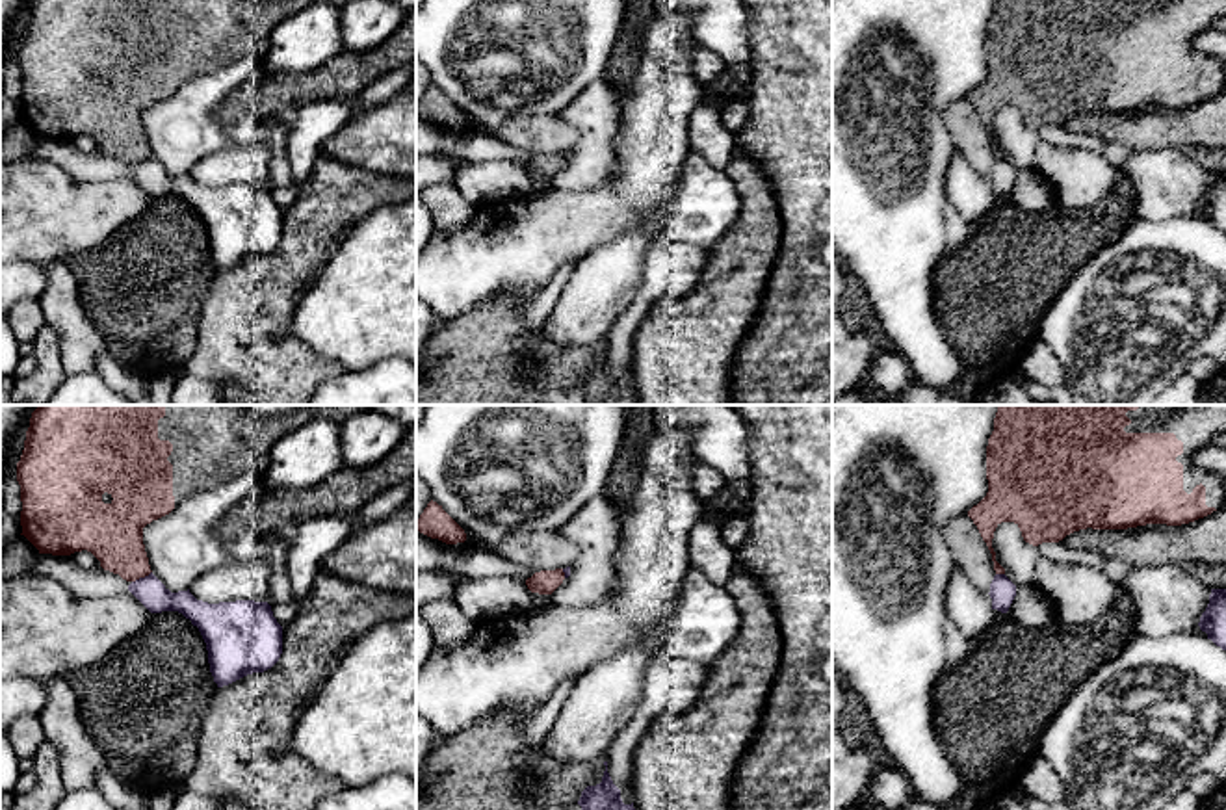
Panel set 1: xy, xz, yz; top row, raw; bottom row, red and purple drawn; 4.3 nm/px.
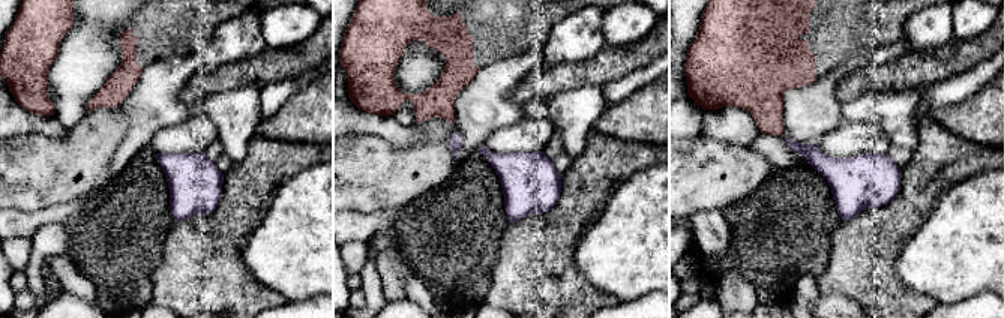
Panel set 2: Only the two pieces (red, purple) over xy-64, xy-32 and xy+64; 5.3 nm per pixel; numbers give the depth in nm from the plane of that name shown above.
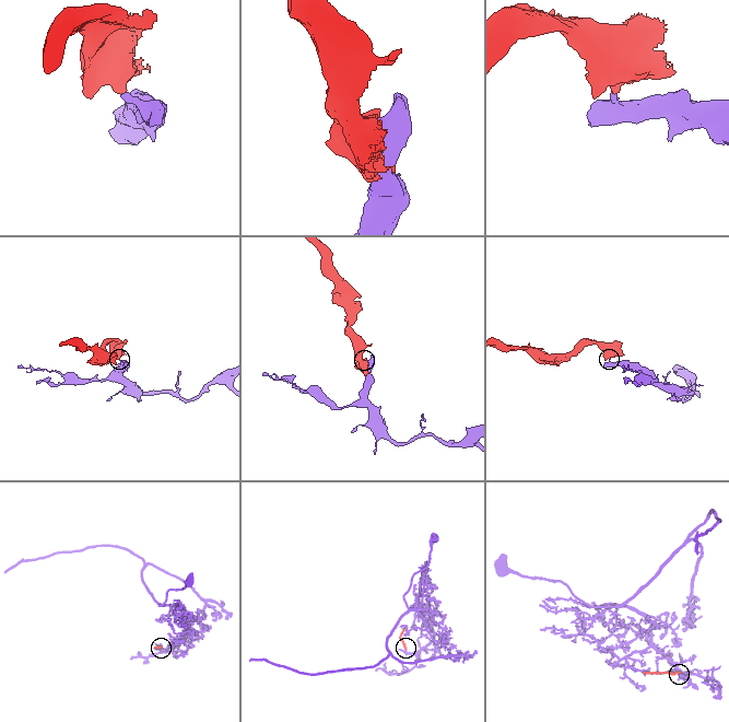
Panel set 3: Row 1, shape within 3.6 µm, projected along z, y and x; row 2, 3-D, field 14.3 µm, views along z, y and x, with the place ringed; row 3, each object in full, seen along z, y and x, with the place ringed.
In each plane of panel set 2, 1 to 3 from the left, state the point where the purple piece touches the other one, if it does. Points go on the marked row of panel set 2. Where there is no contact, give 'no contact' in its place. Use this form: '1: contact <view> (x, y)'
1: no contact
2: no contact
3: no contact

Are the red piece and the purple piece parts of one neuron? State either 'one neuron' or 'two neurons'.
two neurons

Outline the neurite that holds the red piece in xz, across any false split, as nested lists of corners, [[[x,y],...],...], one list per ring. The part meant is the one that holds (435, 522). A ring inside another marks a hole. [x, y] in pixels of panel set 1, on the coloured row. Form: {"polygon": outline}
{"polygon": [[[433,500],[416,520],[416,531],[446,544],[466,541],[464,529]]]}

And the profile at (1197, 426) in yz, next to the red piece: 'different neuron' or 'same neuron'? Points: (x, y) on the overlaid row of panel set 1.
same neuron

